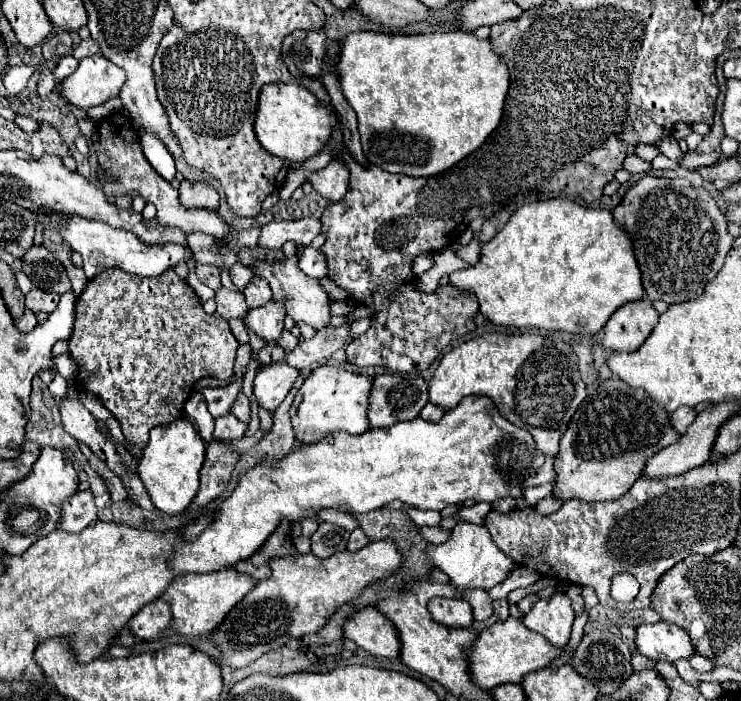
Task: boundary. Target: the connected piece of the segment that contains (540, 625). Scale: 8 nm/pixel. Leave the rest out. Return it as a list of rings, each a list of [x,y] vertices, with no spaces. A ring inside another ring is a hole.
[[[555,592],[549,600],[539,600],[533,604],[529,614],[523,616],[523,624],[549,638],[555,646],[565,646],[571,636],[575,612],[571,608],[571,600],[565,592]]]

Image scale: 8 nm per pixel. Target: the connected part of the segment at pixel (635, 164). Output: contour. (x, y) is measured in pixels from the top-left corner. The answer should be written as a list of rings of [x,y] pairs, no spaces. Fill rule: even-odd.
[[[629,156],[629,158],[625,158],[625,164],[623,164],[623,168],[625,170],[629,170],[631,174],[647,174],[649,170],[651,170],[651,164],[649,162],[645,162],[645,160],[641,160],[639,156]]]

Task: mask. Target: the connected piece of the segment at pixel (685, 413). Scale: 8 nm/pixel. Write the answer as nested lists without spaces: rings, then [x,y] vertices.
[[[681,406],[681,408],[677,408],[677,410],[671,414],[673,428],[675,428],[679,434],[685,434],[685,430],[693,424],[695,418],[697,418],[697,412],[695,412],[695,408],[691,408],[691,406]]]

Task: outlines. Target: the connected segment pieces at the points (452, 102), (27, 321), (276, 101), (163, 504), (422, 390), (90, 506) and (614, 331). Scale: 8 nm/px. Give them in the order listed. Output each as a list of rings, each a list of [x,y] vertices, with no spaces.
[[[369,30],[353,32],[345,40],[341,40],[341,56],[339,56],[337,68],[339,68],[341,90],[345,92],[345,98],[349,100],[359,120],[361,146],[367,160],[375,166],[381,166],[387,172],[405,174],[405,176],[435,176],[439,172],[449,170],[453,164],[457,164],[471,152],[475,152],[487,140],[487,136],[499,126],[503,116],[505,96],[509,90],[509,68],[505,64],[505,58],[493,50],[489,40],[479,40],[473,32],[463,32],[463,30],[431,32],[431,34],[381,34],[381,32],[369,32]]]
[[[25,310],[23,318],[17,320],[15,324],[17,324],[17,328],[19,328],[21,332],[31,332],[31,330],[37,326],[37,318],[35,318],[35,314],[33,314],[31,310]]]
[[[299,82],[269,84],[261,90],[255,134],[271,154],[289,162],[305,162],[327,148],[335,128],[335,114],[317,96]]]
[[[187,418],[155,426],[149,432],[149,444],[143,450],[137,474],[141,476],[153,504],[165,514],[183,514],[199,492],[199,470],[205,460],[205,442]]]
[[[375,376],[369,406],[371,428],[389,428],[395,422],[415,420],[427,402],[427,382],[421,376]]]
[[[89,490],[79,492],[77,496],[71,496],[61,504],[61,522],[59,530],[65,532],[81,532],[87,528],[93,520],[97,520],[97,508],[93,502],[93,494]]]
[[[647,298],[629,302],[611,314],[603,328],[601,344],[609,352],[635,352],[653,332],[657,320],[659,314]]]

